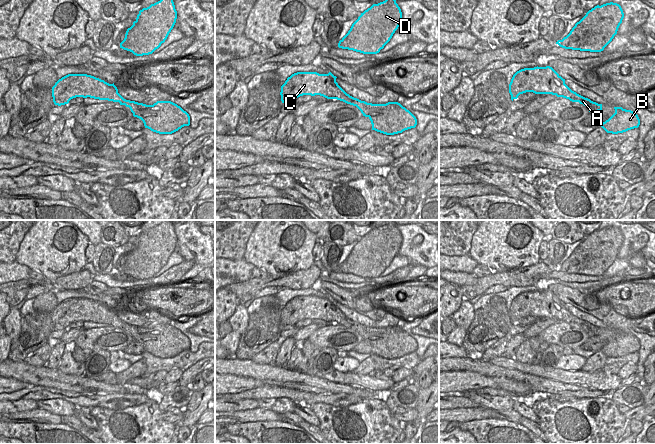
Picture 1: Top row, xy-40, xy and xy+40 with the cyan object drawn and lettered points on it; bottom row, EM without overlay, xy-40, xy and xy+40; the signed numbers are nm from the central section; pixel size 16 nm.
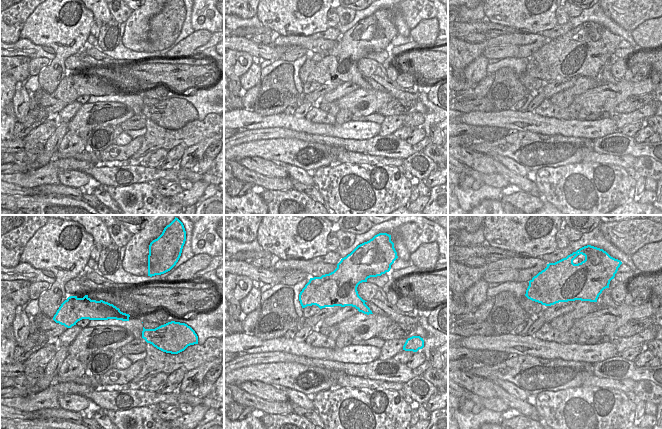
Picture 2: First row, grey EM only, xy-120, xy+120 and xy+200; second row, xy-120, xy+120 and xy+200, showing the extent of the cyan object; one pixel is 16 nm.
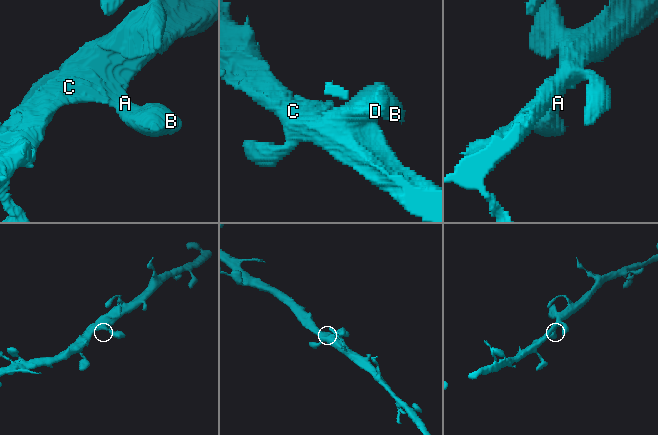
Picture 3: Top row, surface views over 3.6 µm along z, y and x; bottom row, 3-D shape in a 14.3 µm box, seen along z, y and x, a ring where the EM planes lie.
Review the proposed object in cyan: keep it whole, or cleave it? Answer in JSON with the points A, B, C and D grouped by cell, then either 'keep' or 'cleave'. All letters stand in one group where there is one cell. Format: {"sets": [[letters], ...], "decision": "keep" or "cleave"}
{"sets": [["A", "B", "C", "D"]], "decision": "keep"}

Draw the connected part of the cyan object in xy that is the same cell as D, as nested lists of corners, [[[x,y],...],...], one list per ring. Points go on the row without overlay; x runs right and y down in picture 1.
[[[392,220],[373,228],[352,248],[338,271],[363,278],[377,278],[398,253],[402,236]]]

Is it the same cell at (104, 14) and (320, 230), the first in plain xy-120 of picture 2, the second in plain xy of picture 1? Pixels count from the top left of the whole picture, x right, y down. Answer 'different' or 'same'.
same

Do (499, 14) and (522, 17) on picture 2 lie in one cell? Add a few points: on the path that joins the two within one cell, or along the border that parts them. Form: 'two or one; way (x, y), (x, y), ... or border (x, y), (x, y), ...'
one; way (505, 14), (516, 14)

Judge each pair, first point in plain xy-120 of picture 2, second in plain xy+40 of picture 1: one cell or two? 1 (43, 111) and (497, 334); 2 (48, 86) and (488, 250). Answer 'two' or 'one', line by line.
1: one
2: one

